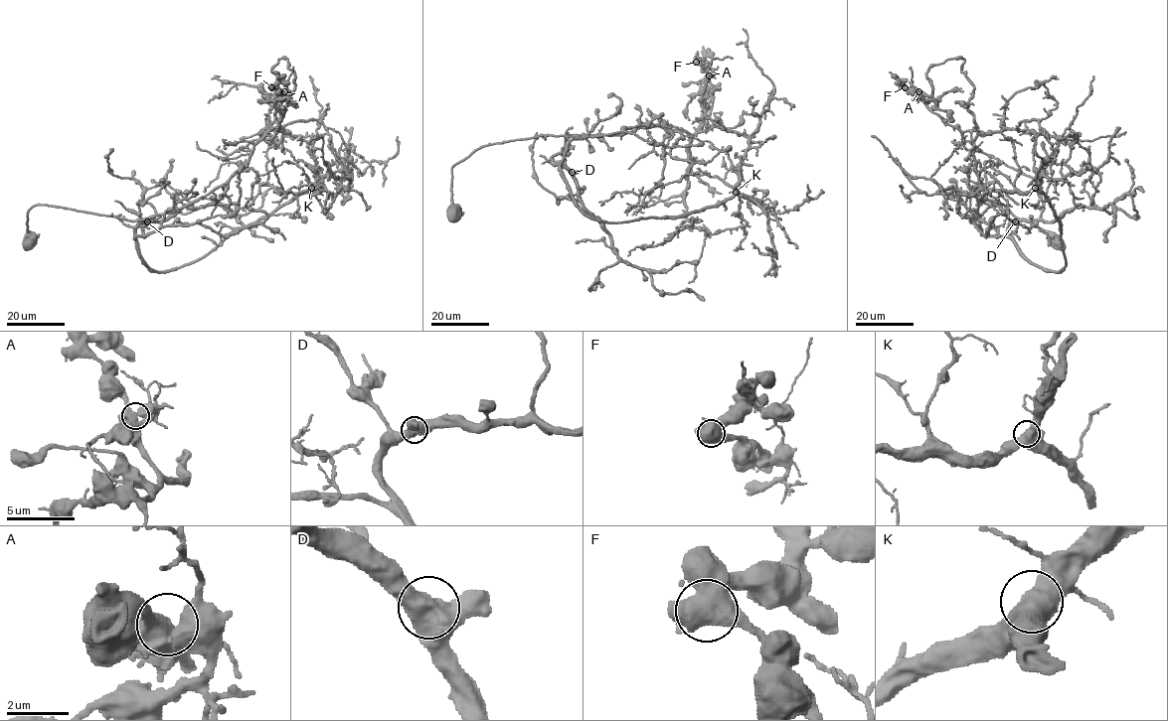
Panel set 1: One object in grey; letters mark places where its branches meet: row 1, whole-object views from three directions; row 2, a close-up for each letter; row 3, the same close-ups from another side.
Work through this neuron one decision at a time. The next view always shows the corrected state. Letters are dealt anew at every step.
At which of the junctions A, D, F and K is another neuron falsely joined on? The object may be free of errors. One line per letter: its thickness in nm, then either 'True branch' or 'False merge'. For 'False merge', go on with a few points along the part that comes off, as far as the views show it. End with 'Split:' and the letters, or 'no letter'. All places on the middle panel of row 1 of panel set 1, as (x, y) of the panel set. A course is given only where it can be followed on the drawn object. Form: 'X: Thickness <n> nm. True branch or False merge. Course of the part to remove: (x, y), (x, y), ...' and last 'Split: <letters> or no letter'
A: Thickness 440 nm. True branch
D: Thickness 600 nm. True branch
F: Thickness 600 nm. True branch
K: Thickness 550 nm. True branch
Split: no letter

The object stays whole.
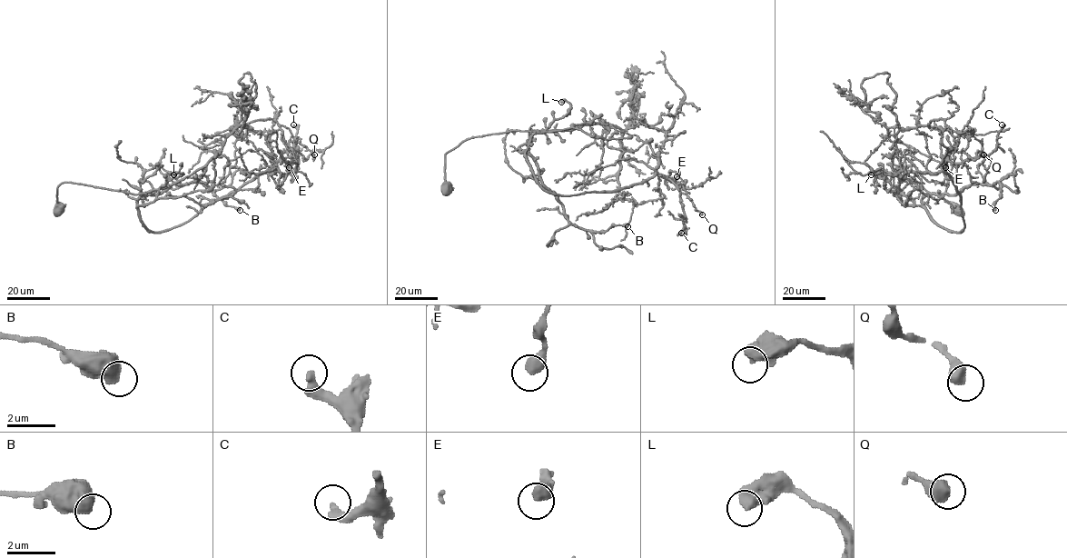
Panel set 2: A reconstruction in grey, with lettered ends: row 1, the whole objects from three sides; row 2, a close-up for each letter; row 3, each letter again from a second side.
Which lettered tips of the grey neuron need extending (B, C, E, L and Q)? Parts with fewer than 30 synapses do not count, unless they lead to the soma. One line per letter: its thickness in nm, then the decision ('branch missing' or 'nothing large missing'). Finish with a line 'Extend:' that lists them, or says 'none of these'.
B: 700 nm thick; nothing large missing
C: 320 nm thick; nothing large missing
E: 550 nm thick; nothing large missing
L: 600 nm thick; nothing large missing
Q: 550 nm thick; nothing large missing
Extend: none of these

